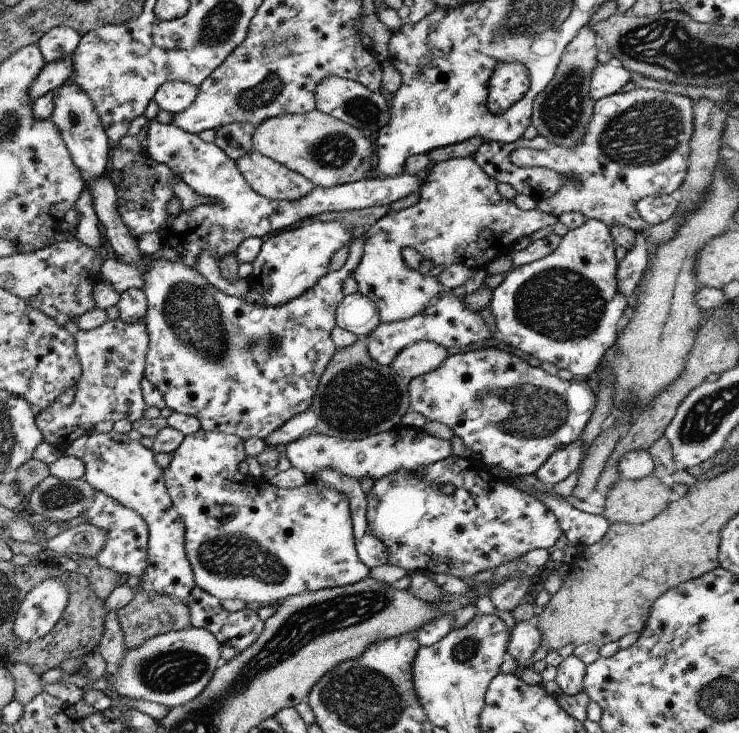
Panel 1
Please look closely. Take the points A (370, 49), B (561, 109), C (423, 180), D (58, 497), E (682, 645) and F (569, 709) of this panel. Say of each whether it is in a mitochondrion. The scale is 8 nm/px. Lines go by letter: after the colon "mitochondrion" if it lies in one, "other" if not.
A: other
B: mitochondrion
C: other
D: mitochondrion
E: other
F: other

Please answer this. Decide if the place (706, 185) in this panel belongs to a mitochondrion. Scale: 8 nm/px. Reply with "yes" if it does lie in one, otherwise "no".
no

